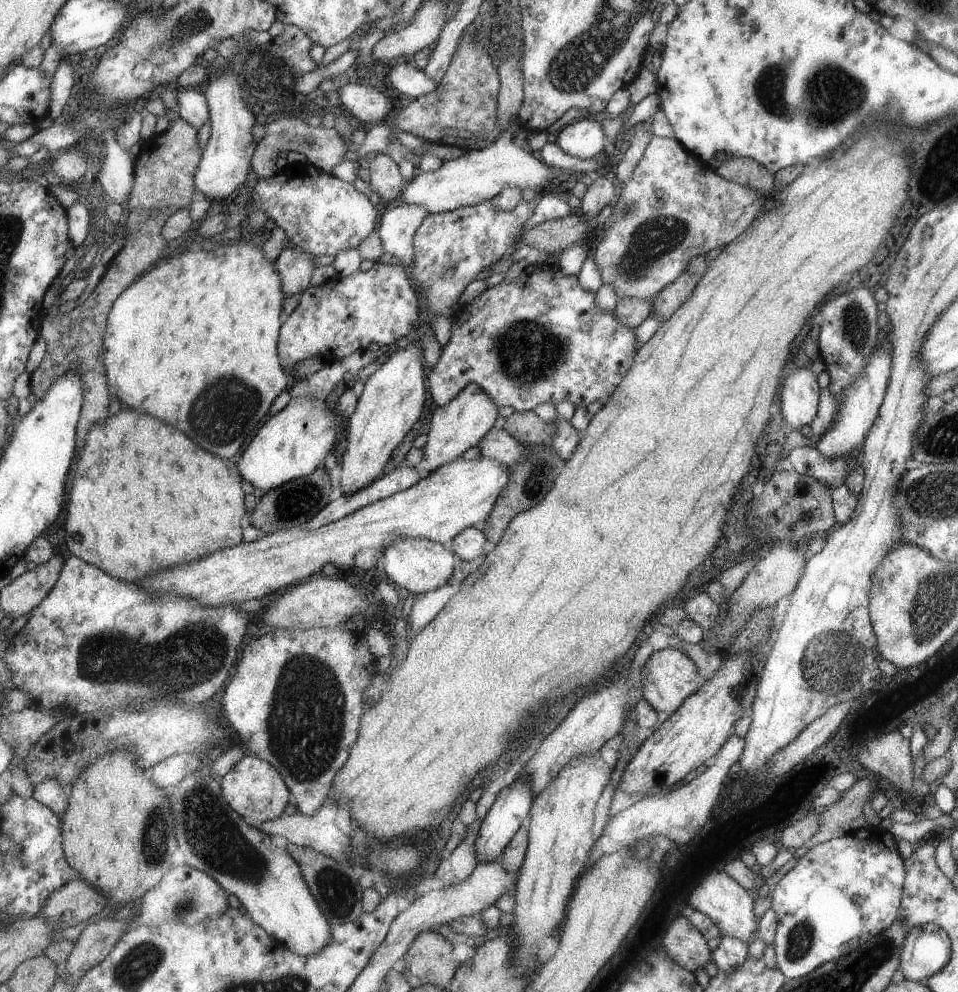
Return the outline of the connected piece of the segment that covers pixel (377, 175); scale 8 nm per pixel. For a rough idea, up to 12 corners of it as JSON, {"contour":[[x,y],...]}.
{"contour":[[385,152],[369,167],[370,183],[391,206],[406,188],[399,164]]}

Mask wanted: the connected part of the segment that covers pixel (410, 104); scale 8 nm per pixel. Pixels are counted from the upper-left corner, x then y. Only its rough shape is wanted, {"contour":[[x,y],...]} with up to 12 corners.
{"contour":[[457,40],[433,92],[396,127],[464,152],[501,134],[491,48]]}

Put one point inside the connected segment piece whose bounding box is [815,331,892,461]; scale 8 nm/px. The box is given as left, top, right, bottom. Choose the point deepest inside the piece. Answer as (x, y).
(860, 401)

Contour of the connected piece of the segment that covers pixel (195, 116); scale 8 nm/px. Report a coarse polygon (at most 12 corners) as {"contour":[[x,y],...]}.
{"contour":[[178,89],[176,112],[197,128],[211,113],[205,93]]}

